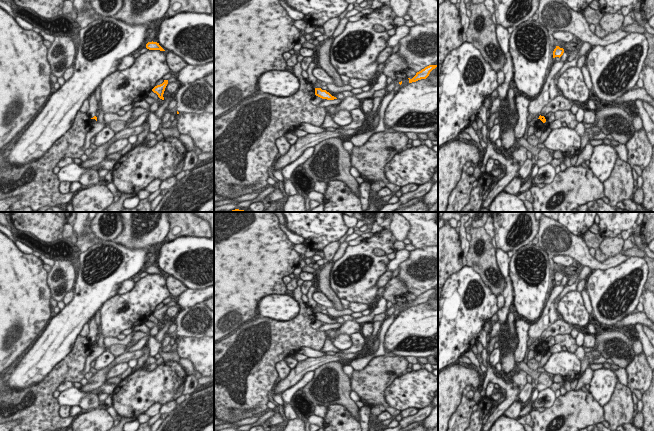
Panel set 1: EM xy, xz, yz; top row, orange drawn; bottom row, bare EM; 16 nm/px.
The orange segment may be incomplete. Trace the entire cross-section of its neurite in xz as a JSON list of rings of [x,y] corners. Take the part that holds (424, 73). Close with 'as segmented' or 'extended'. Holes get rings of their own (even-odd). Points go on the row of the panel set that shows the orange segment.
[[[429,65],[429,66],[425,67],[421,71],[417,72],[416,75],[412,79],[408,78],[409,83],[416,82],[421,79],[426,79],[429,76],[430,72],[433,69],[435,69],[436,67],[437,67],[437,65]]]; as segmented

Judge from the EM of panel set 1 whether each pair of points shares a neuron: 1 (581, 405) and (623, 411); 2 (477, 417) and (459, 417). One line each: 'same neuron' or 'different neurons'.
1: different neurons
2: different neurons

